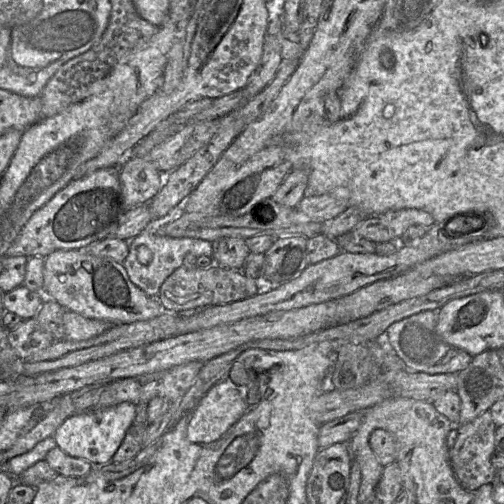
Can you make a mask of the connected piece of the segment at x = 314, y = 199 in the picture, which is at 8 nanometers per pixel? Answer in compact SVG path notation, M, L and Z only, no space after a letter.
M339 187L322 195L305 195L295 208L311 220L323 223L345 211L349 201L350 191Z

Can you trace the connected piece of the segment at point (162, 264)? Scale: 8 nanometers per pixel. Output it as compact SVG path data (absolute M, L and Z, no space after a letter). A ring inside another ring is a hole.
M146 229L141 234L129 241L129 254L123 262L131 281L142 289L148 296L158 298L160 288L165 280L178 268L183 266L186 254L191 253L196 257L213 255L212 242L198 238L172 238L163 236L157 230ZM141 246L149 248L152 259L149 264L141 263L138 259L138 249Z

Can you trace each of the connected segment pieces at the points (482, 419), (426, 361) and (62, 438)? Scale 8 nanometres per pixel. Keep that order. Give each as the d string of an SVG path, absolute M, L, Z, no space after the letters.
M489 410L471 422L454 426L458 428L458 436L455 445L449 450L450 463L459 484L468 491L475 491L494 479L496 469L491 463L491 457L495 451L497 426Z
M428 310L391 324L387 330L388 340L396 354L404 361L407 371L427 374L459 373L467 368L473 357L466 351L444 342L436 333L439 310Z
M124 402L116 406L92 409L67 418L55 431L56 445L66 454L88 461L93 467L108 464L121 445L136 416L136 405Z

